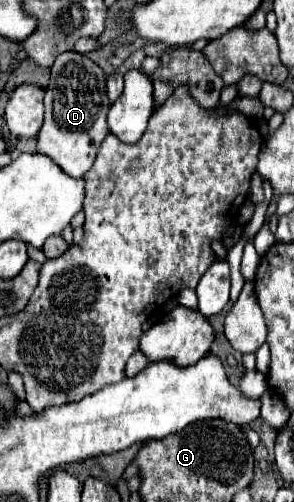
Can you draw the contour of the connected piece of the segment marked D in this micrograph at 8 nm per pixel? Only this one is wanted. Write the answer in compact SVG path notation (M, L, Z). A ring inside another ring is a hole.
M76 51L62 53L52 65L52 77L46 87L44 105L46 115L36 139L36 153L48 155L70 177L84 177L98 155L100 143L108 135L106 115L110 101L106 95L106 77L102 69L86 55Z

